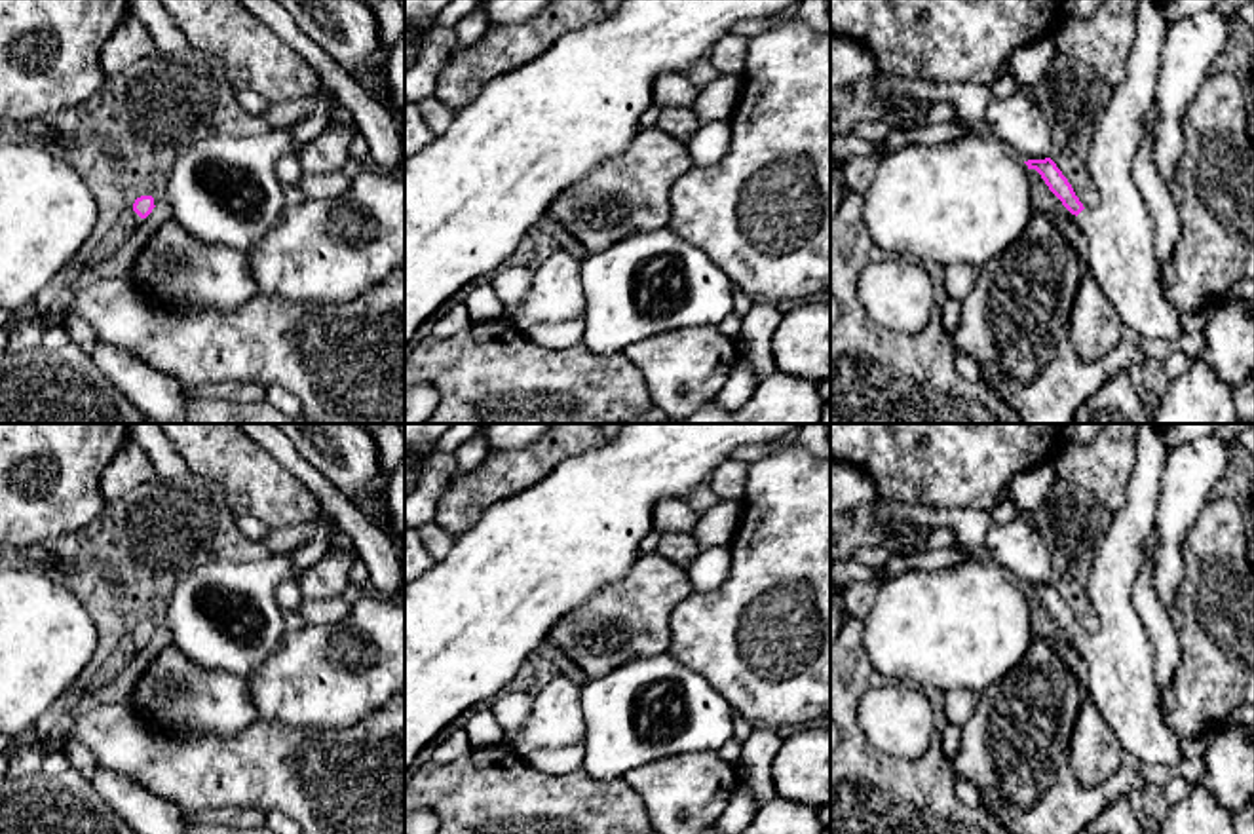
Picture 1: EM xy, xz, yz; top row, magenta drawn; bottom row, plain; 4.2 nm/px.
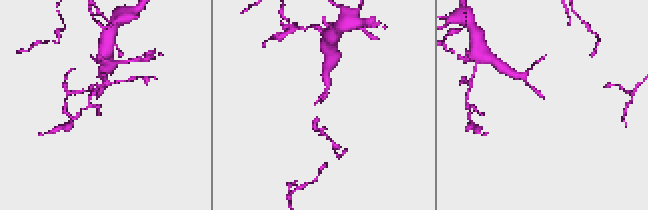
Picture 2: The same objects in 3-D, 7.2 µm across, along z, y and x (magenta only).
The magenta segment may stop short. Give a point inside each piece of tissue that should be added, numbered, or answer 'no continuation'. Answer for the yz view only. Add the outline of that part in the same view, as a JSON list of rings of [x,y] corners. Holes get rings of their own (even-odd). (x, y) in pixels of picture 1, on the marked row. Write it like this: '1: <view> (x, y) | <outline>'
1: yz (1120, 230) | [[[1138,0],[1136,38],[1127,59],[1125,80],[1113,87],[1110,104],[1094,127],[1089,152],[1089,173],[1098,188],[1098,205],[1083,209],[1077,224],[1087,236],[1087,266],[1112,302],[1123,325],[1142,338],[1176,342],[1182,334],[1182,313],[1167,298],[1161,283],[1161,268],[1155,258],[1155,224],[1148,205],[1132,182],[1130,163],[1144,137],[1144,118],[1155,99],[1159,55],[1168,25],[1161,0]]]

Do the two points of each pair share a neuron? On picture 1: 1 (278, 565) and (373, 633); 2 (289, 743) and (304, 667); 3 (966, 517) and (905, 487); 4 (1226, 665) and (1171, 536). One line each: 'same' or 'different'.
1: different
2: different
3: different
4: different

